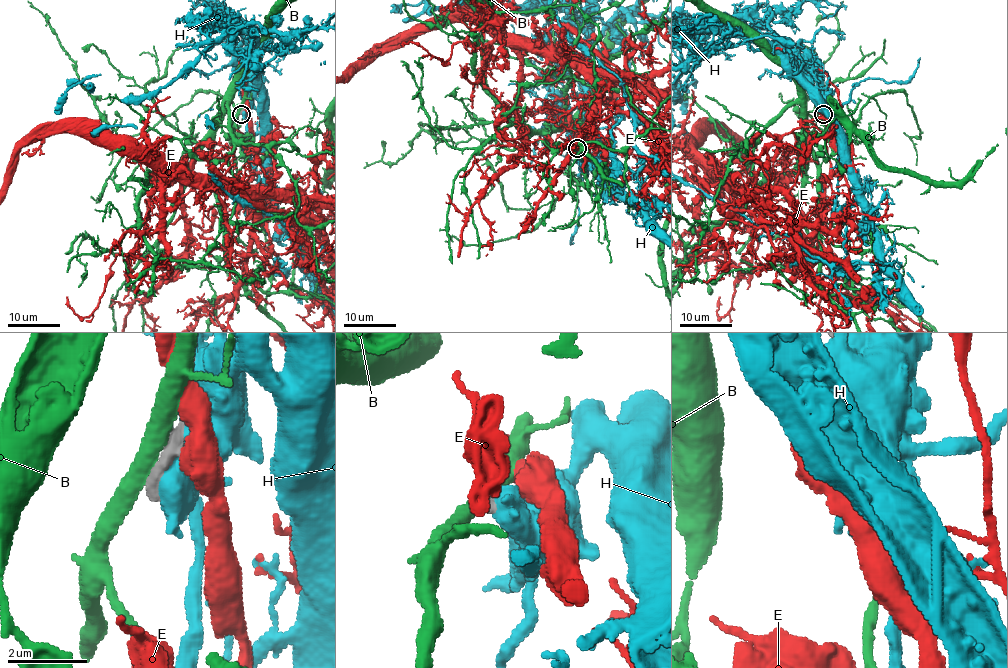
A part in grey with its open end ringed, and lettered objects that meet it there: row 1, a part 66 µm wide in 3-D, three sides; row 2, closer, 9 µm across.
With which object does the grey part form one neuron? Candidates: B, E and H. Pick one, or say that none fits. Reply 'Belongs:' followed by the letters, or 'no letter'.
Belongs: no letter

